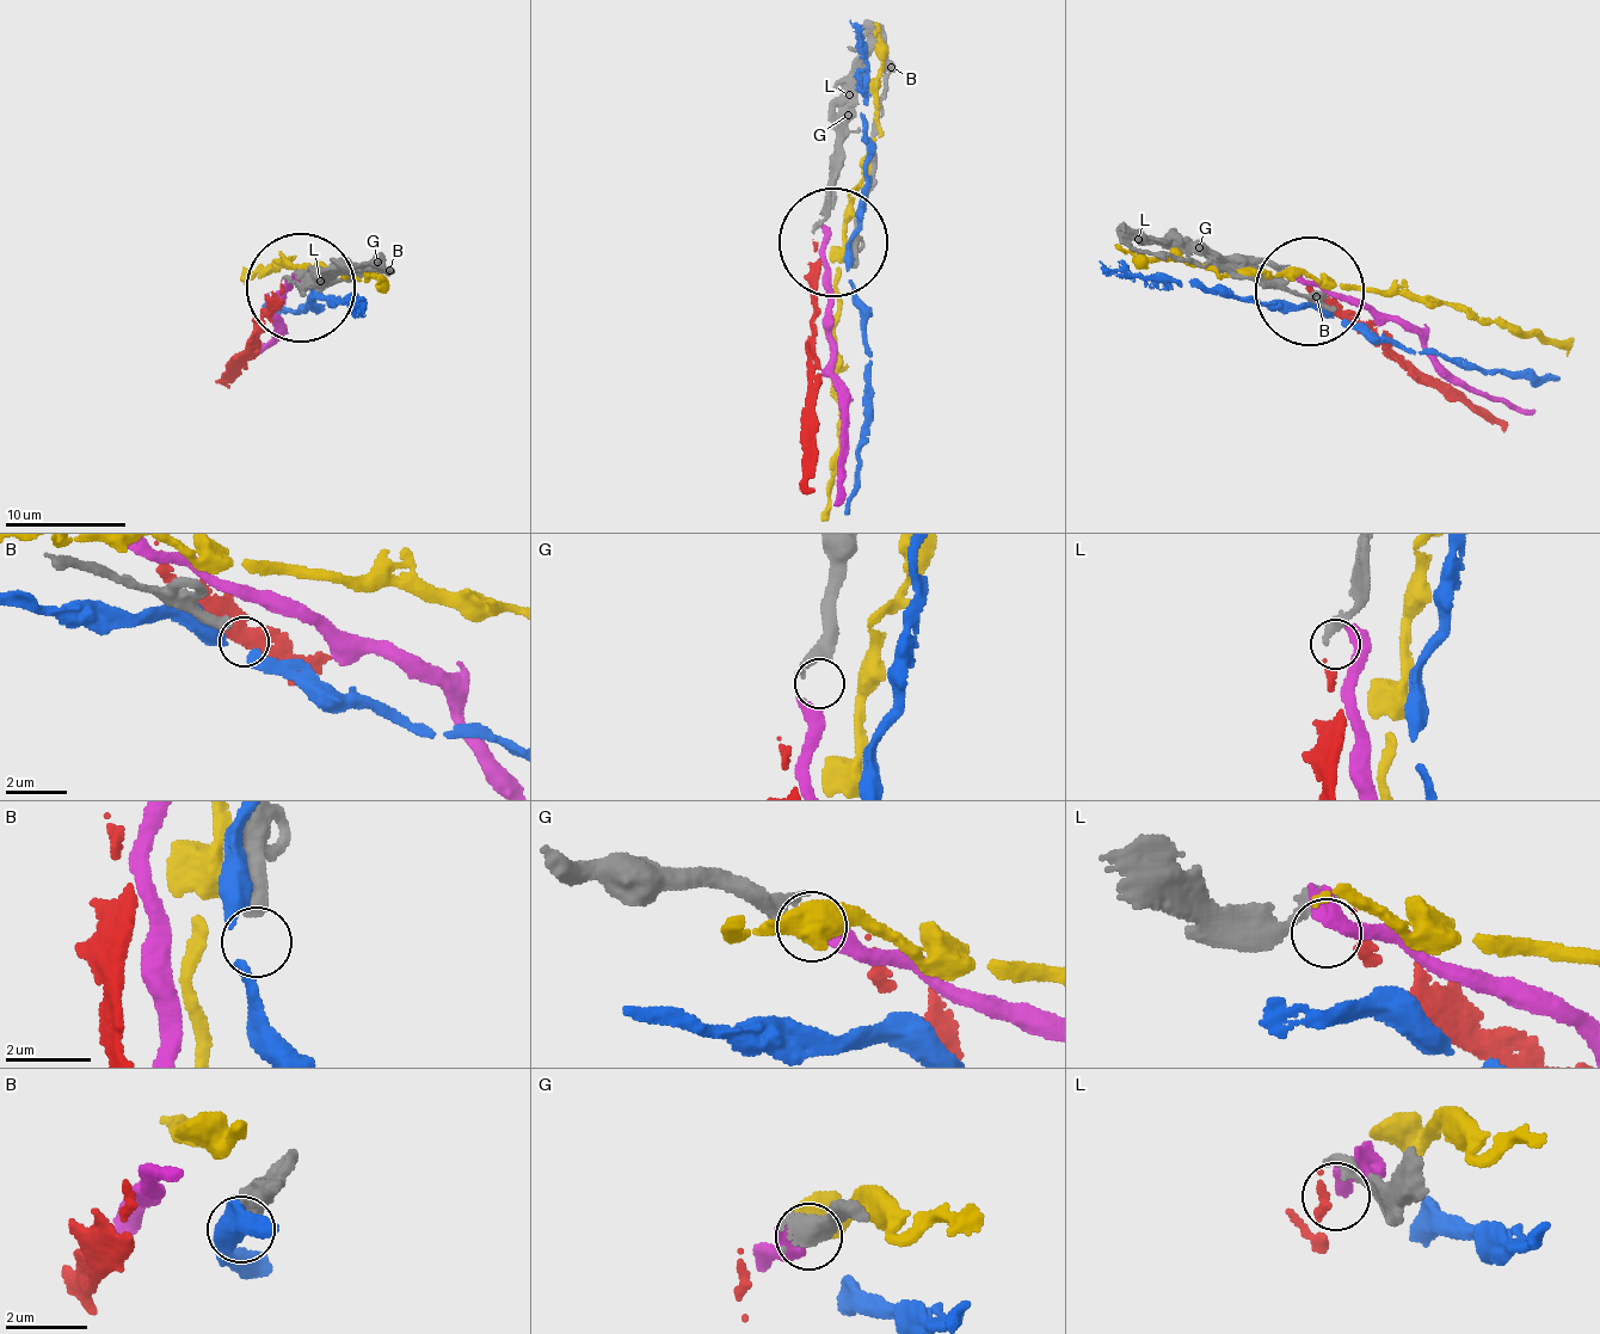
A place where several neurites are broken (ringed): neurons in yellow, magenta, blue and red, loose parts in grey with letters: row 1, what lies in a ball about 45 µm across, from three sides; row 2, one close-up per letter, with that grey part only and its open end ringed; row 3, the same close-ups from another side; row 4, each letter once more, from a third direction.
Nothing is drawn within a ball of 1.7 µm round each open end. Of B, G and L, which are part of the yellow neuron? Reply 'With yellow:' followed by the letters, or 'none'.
With yellow: none

